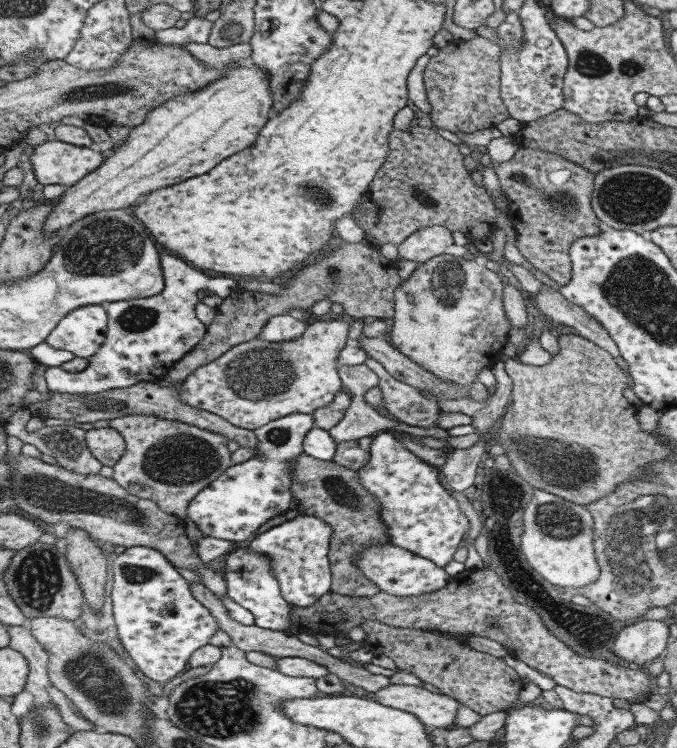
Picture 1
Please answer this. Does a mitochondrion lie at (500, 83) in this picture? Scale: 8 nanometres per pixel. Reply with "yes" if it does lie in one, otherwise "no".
no

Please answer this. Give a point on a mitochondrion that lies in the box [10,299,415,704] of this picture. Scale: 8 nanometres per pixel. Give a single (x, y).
(51, 496)

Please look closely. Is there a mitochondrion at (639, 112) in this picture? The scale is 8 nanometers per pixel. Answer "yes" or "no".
no

